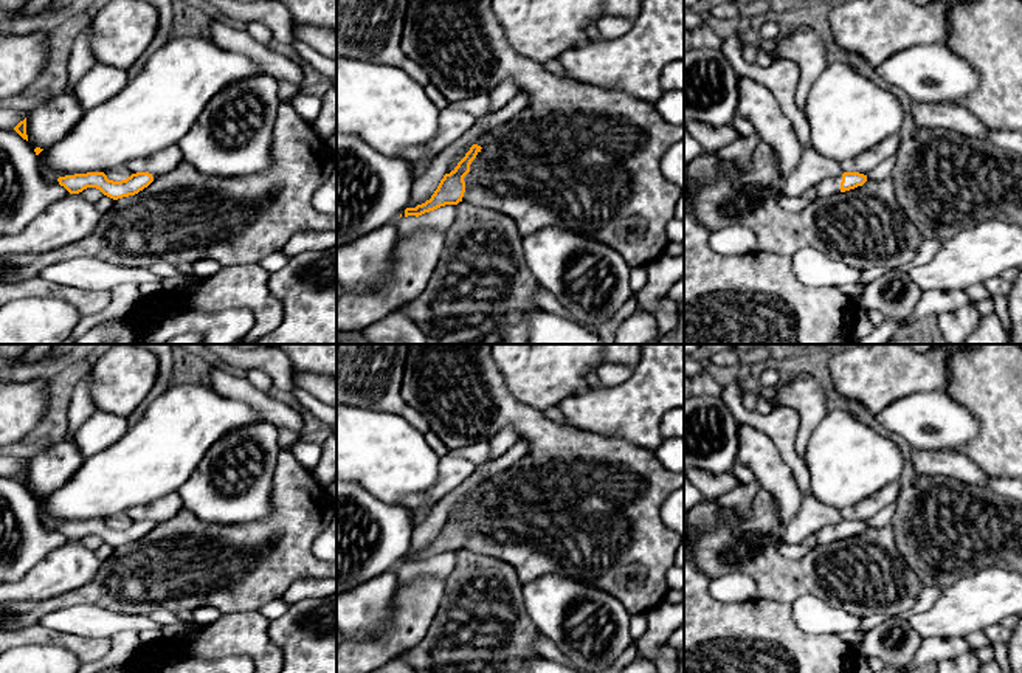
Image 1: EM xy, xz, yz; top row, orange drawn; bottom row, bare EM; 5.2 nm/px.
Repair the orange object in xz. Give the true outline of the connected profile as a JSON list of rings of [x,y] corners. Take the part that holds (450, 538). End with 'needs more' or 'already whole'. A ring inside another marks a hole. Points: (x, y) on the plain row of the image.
[[[485,482],[479,484],[478,488],[465,501],[465,504],[457,510],[457,513],[450,521],[444,523],[437,537],[431,543],[431,546],[422,552],[417,552],[416,555],[406,555],[405,564],[408,563],[419,564],[440,554],[457,552],[459,549],[462,549],[462,544],[465,540],[464,524],[470,519],[471,509],[476,506],[481,496],[487,492],[487,488],[489,487]]]; needs more

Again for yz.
[[[844,519],[842,523],[827,526],[814,533],[819,544],[831,544],[839,540],[845,540],[862,533],[867,529],[867,523],[859,519]]]; needs more

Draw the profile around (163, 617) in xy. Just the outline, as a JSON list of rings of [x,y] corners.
[[[157,606],[149,617],[160,626],[166,628],[177,622],[177,616],[164,608]]]

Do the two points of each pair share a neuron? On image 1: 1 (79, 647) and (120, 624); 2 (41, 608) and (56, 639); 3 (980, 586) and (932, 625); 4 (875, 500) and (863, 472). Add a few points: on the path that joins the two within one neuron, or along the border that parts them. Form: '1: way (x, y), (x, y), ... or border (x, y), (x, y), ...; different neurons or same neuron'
1: border (62, 631), (79, 636), (109, 638); different neurons
2: border (39, 622), (16, 630); different neurons
3: way (968, 599), (951, 616), (945, 617); same neuron
4: border (898, 479), (841, 510); different neurons

